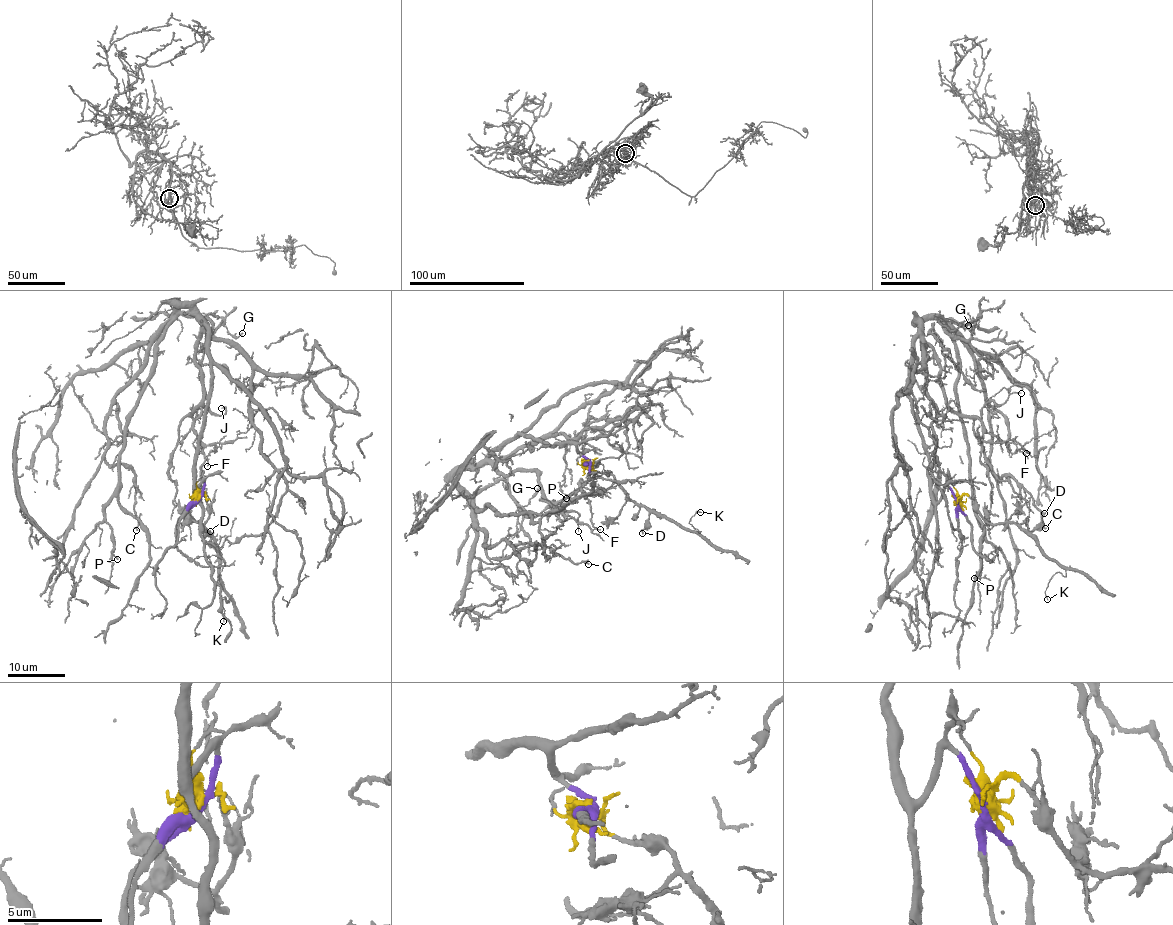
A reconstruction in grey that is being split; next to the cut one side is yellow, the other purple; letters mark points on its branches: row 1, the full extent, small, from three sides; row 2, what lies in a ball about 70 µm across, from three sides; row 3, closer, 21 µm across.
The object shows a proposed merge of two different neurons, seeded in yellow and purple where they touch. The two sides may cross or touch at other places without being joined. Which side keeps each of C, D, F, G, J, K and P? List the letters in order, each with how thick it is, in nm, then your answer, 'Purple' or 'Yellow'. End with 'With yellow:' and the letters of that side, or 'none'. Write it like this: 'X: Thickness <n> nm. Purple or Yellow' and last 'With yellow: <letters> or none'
C: Thickness 150 nm. Purple
D: Thickness 170 nm. Yellow
F: Thickness 80 nm. Purple
G: Thickness 170 nm. Purple
J: Thickness 120 nm. Purple
K: Thickness 90 nm. Yellow
P: Thickness 110 nm. Purple
With yellow: D, K

